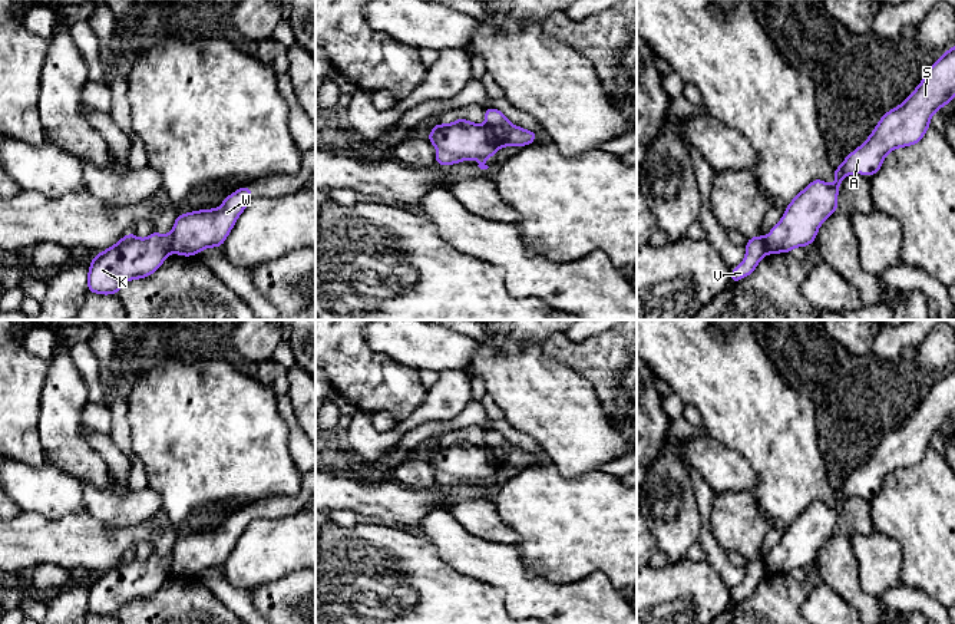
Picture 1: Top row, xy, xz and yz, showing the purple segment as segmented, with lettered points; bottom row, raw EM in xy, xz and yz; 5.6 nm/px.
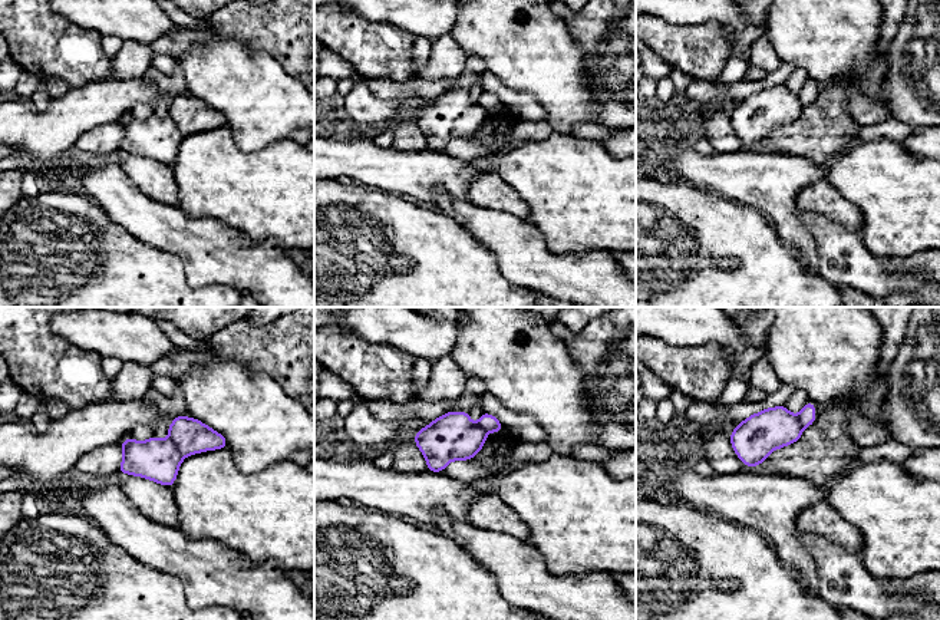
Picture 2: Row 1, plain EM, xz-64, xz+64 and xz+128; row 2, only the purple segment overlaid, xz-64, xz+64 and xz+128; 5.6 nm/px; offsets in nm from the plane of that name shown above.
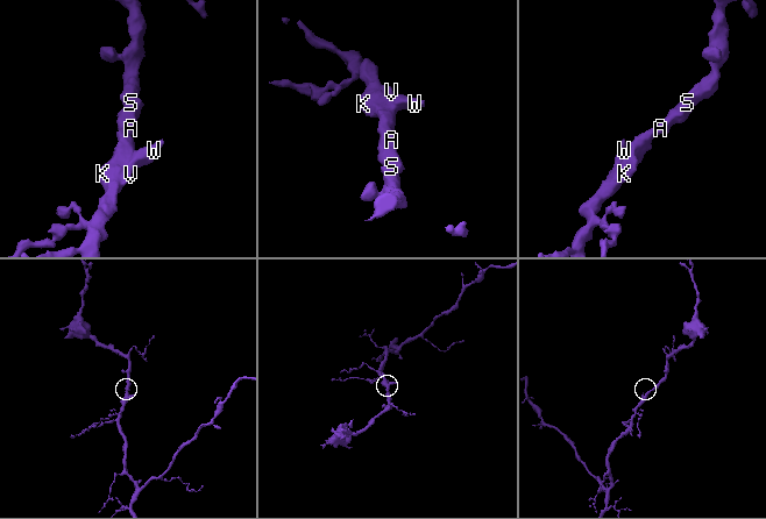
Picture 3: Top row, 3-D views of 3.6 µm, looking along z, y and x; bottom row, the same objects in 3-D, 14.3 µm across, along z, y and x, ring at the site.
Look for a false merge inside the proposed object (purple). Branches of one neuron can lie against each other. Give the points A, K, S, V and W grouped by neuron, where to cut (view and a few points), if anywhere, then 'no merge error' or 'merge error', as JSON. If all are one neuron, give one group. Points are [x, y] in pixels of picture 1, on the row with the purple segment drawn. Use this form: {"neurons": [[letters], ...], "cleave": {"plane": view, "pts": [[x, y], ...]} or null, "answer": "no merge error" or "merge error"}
{"neurons": [["A", "K", "S", "V", "W"]], "cleave": null, "answer": "no merge error"}

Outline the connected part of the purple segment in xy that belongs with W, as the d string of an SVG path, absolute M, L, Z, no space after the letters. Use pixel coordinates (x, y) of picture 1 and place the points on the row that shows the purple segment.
M245 185L217 209L178 215L166 235L153 231L141 240L129 232L113 247L96 254L89 267L89 293L118 294L123 283L153 274L171 252L189 257L209 247L221 247L252 198L250 185Z

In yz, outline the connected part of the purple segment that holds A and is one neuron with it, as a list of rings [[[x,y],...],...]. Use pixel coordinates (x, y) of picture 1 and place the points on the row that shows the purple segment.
[[[955,47],[948,49],[942,57],[935,62],[923,75],[922,82],[908,96],[908,99],[898,108],[886,112],[865,143],[846,156],[839,168],[835,168],[835,185],[823,182],[822,179],[814,179],[799,195],[796,195],[794,199],[792,199],[784,211],[783,218],[771,228],[766,238],[756,235],[754,238],[747,240],[746,257],[740,265],[731,268],[733,275],[730,283],[737,283],[743,277],[750,275],[766,254],[790,252],[794,247],[806,247],[813,244],[819,227],[830,214],[837,211],[837,191],[843,178],[850,174],[866,174],[868,176],[872,176],[880,169],[883,158],[890,151],[918,143],[929,128],[931,116],[938,109],[948,105],[954,96]]]

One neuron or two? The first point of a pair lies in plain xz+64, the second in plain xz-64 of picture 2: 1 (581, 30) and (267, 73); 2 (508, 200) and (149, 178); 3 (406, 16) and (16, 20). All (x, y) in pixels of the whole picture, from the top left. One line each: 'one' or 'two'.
1: two
2: one
3: two

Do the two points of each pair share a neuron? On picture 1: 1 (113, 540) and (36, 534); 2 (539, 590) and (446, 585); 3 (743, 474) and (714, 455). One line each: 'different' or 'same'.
1: same
2: different
3: same

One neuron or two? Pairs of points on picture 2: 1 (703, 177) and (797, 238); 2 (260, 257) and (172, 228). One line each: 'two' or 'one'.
1: one
2: one

